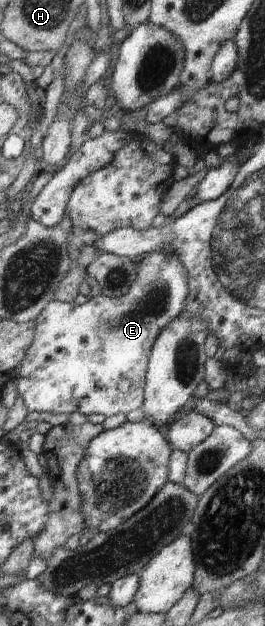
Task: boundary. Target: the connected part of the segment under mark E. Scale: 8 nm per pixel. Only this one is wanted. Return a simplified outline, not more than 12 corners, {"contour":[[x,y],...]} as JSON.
{"contour":[[142,257],[124,296],[51,301],[16,379],[28,412],[128,415],[184,311]]}

